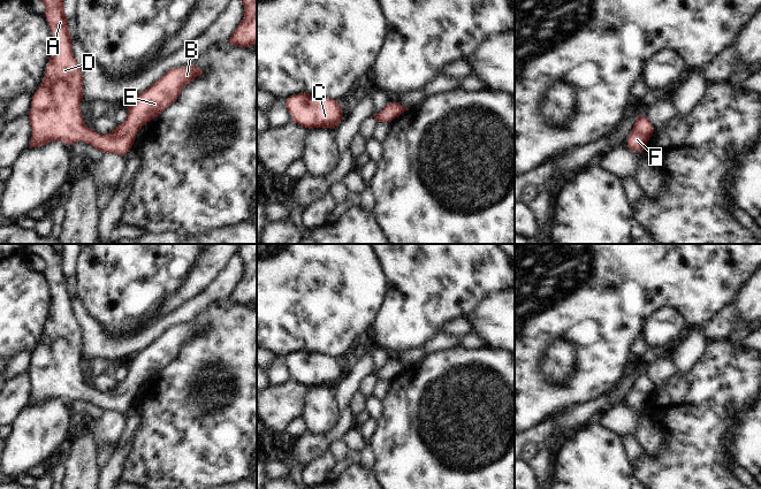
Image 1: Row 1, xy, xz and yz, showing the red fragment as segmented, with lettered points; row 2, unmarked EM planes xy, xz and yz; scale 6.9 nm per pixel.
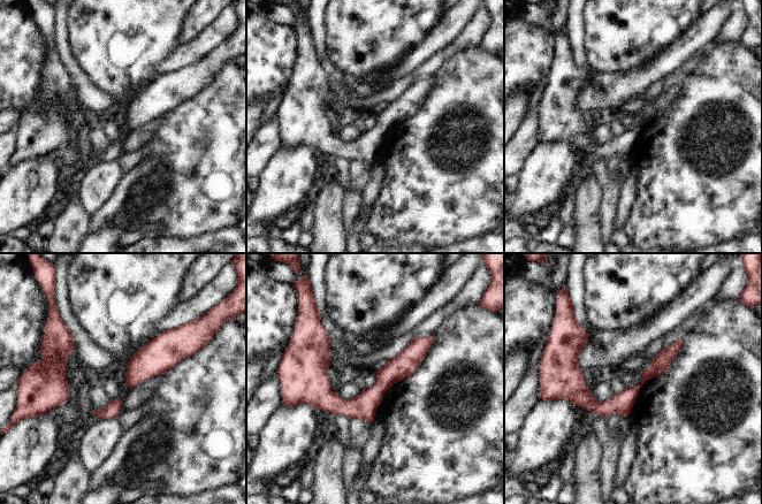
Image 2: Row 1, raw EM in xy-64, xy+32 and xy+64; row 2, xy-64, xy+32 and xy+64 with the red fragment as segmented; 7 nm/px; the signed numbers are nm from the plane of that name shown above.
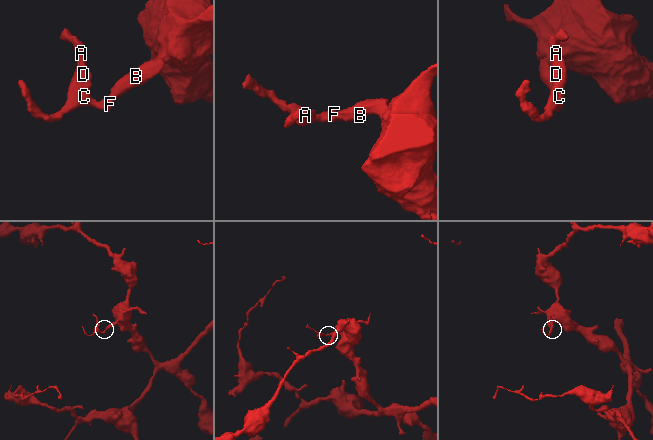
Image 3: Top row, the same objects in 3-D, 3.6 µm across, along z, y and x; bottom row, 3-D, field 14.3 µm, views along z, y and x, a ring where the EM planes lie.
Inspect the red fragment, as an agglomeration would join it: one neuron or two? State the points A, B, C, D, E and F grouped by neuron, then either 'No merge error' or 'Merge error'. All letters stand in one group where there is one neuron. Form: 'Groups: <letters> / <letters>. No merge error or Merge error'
Groups: A B C D E F. No merge error

